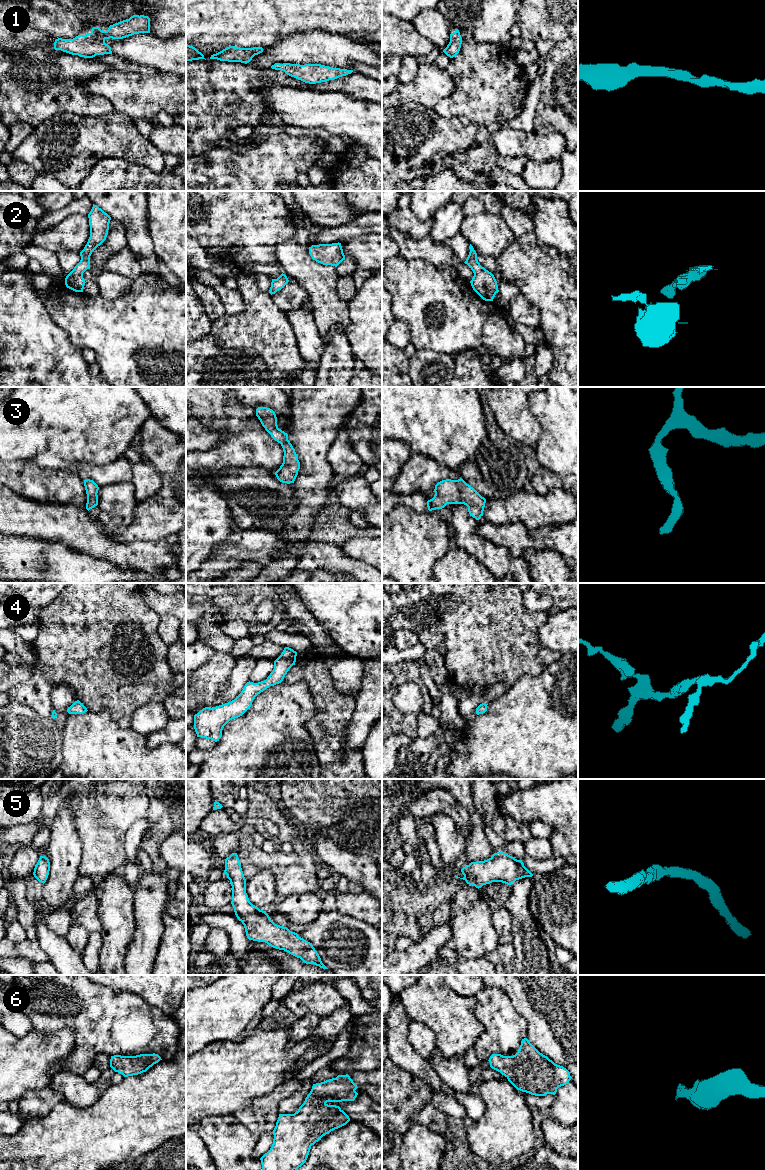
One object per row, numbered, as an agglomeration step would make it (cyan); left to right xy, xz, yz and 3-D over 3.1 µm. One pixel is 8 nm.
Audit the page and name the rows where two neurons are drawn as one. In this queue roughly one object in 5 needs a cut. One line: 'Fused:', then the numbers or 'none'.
Fused: none

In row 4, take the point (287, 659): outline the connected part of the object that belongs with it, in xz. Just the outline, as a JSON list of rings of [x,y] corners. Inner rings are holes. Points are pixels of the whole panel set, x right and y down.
[[[285,647],[281,655],[274,661],[274,669],[266,680],[258,683],[249,681],[231,702],[212,708],[205,707],[195,714],[194,729],[197,737],[219,741],[224,726],[230,720],[242,716],[251,707],[258,694],[283,681],[289,669],[295,665],[296,656],[296,651]]]

